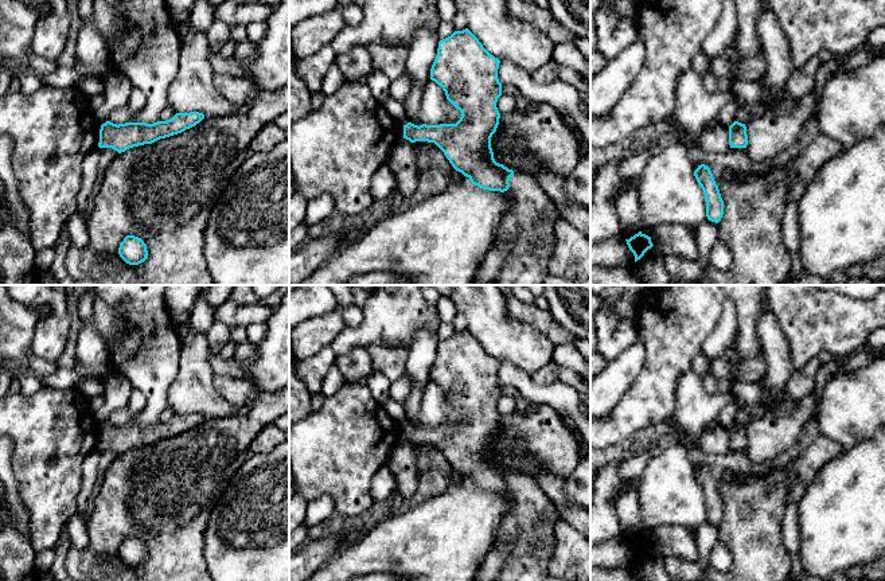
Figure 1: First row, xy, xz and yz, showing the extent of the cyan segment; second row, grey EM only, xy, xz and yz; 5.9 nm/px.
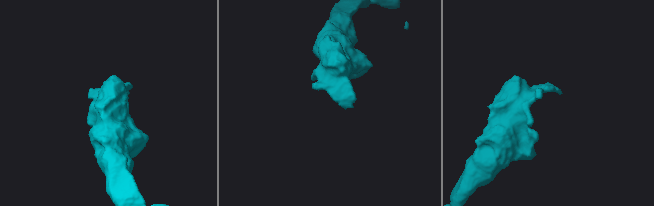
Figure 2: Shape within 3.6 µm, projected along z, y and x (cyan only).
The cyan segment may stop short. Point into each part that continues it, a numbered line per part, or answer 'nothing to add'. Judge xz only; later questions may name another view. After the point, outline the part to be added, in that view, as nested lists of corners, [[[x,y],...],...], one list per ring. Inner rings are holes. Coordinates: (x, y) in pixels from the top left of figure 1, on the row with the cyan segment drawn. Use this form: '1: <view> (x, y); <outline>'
1: xz (527, 226); [[[514,171],[508,183],[510,187],[504,192],[511,196],[511,207],[498,226],[496,239],[511,246],[496,285],[543,285],[549,277],[549,260],[554,250],[558,208],[530,172]]]

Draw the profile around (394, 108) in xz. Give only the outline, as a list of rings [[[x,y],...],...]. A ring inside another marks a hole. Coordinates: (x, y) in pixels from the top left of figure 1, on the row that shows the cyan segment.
[[[390,95],[382,101],[385,110],[394,117],[402,126],[409,122],[409,116],[402,102],[393,100]]]

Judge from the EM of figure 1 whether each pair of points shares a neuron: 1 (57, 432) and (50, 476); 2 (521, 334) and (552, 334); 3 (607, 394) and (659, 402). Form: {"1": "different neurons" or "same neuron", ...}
{"1": "same neuron", "2": "different neurons", "3": "different neurons"}

